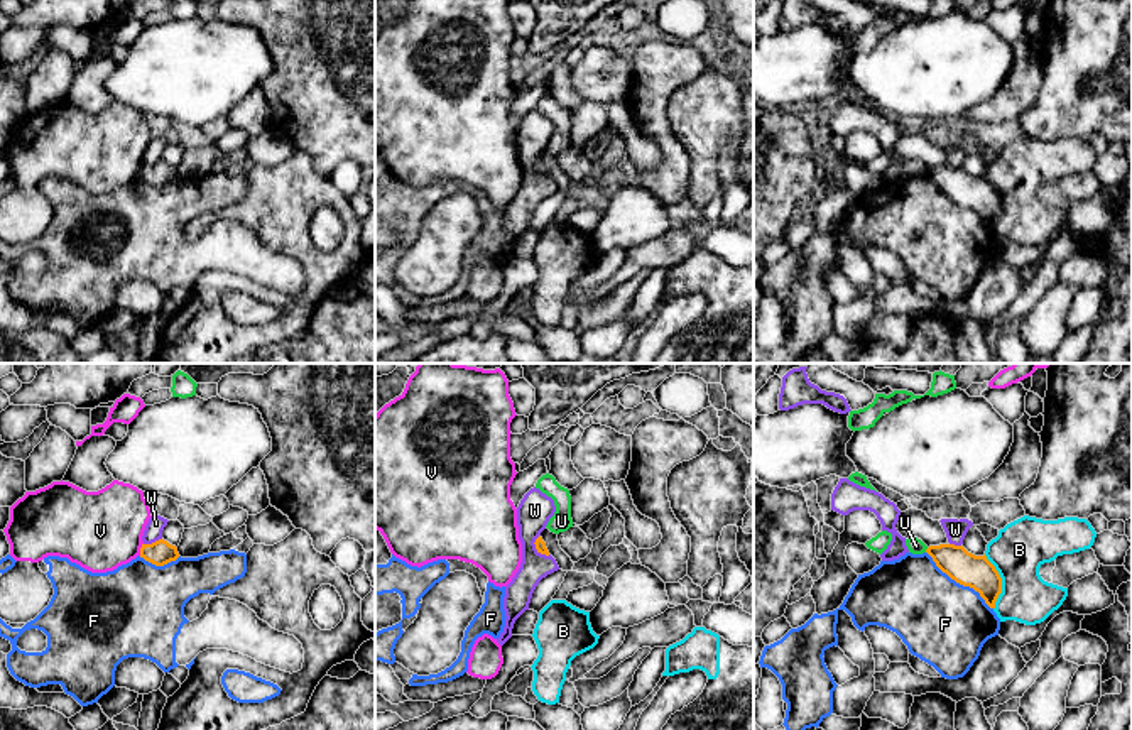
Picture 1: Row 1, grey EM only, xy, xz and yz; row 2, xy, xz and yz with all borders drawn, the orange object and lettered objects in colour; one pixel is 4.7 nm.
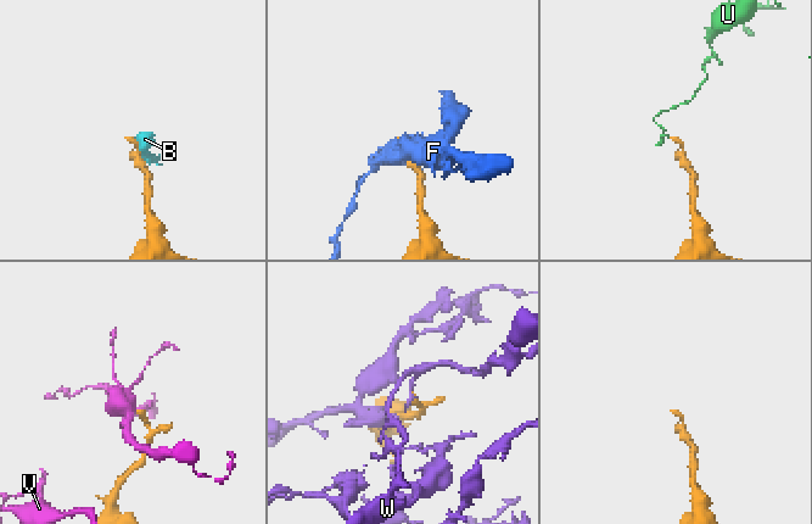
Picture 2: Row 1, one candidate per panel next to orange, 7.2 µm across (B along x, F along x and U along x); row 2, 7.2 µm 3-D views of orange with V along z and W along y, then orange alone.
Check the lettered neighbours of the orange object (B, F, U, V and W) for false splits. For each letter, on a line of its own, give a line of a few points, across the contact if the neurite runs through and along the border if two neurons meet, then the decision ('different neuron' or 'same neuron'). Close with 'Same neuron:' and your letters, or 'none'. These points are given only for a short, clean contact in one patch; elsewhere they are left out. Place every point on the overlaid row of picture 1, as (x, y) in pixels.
B: different neuron
F: different neuron
U: line yz (928, 548), (925, 551); different neuron
V: line xy (142, 543), (139, 555); different neuron
W: different neuron
Same neuron: none

